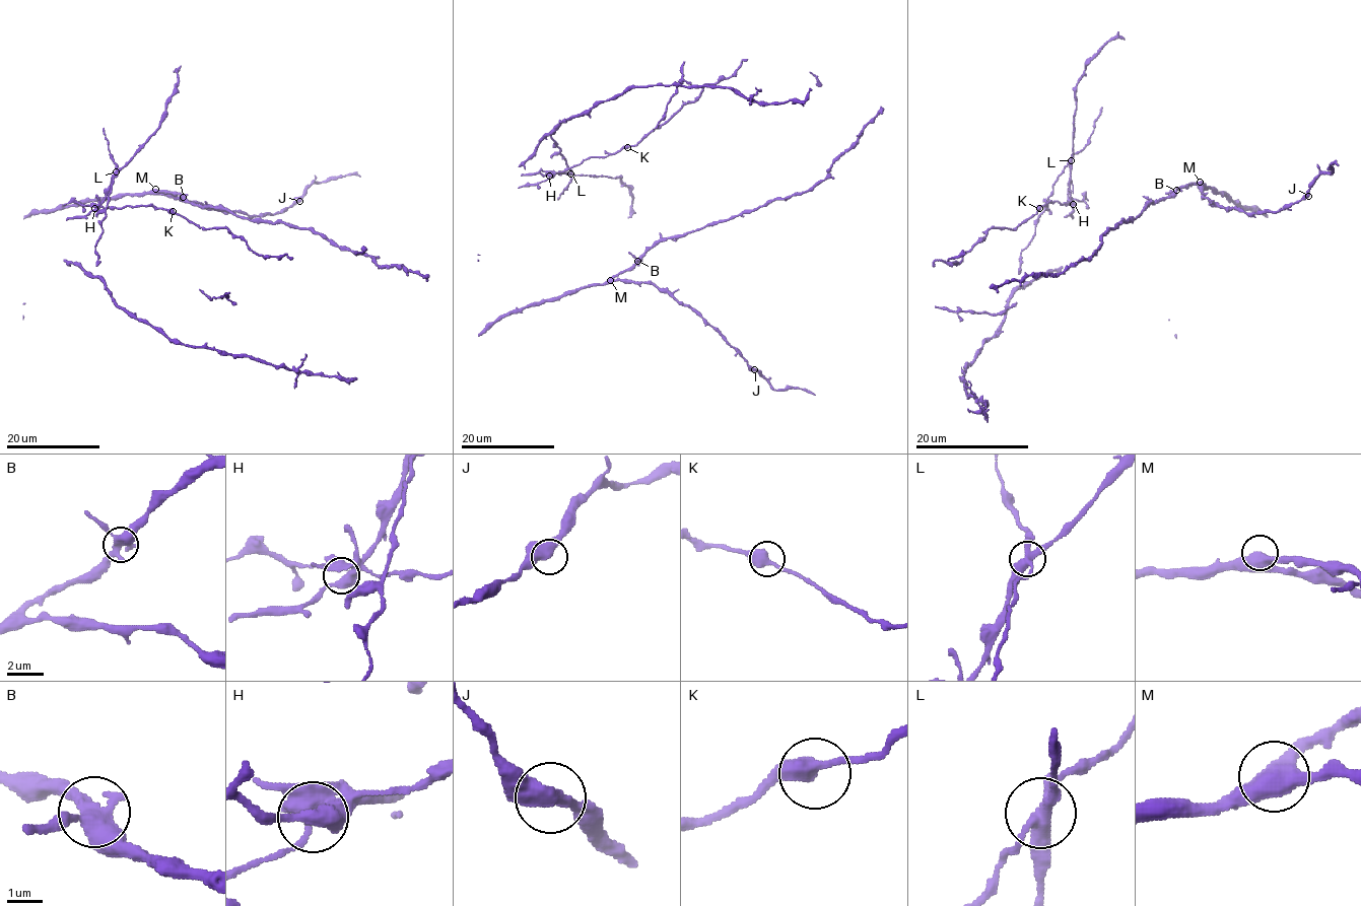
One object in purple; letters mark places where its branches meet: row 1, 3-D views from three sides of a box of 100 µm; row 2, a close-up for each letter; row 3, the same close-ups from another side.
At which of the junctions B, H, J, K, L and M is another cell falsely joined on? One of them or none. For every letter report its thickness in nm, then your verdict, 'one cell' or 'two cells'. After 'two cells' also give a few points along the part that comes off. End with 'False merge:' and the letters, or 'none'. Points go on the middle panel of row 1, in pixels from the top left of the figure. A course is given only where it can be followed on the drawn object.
B: 420 nm | one cell
H: 480 nm | one cell
J: 480 nm | one cell
K: 440 nm | one cell
L: 360 nm | one cell
M: 440 nm | one cell
False merge: none

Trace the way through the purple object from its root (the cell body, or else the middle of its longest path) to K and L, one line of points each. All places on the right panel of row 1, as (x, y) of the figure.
K: (1063, 204), (1050, 201), (1039, 208)
L: (1063, 204), (1069, 204), (1070, 200), (1070, 160)

